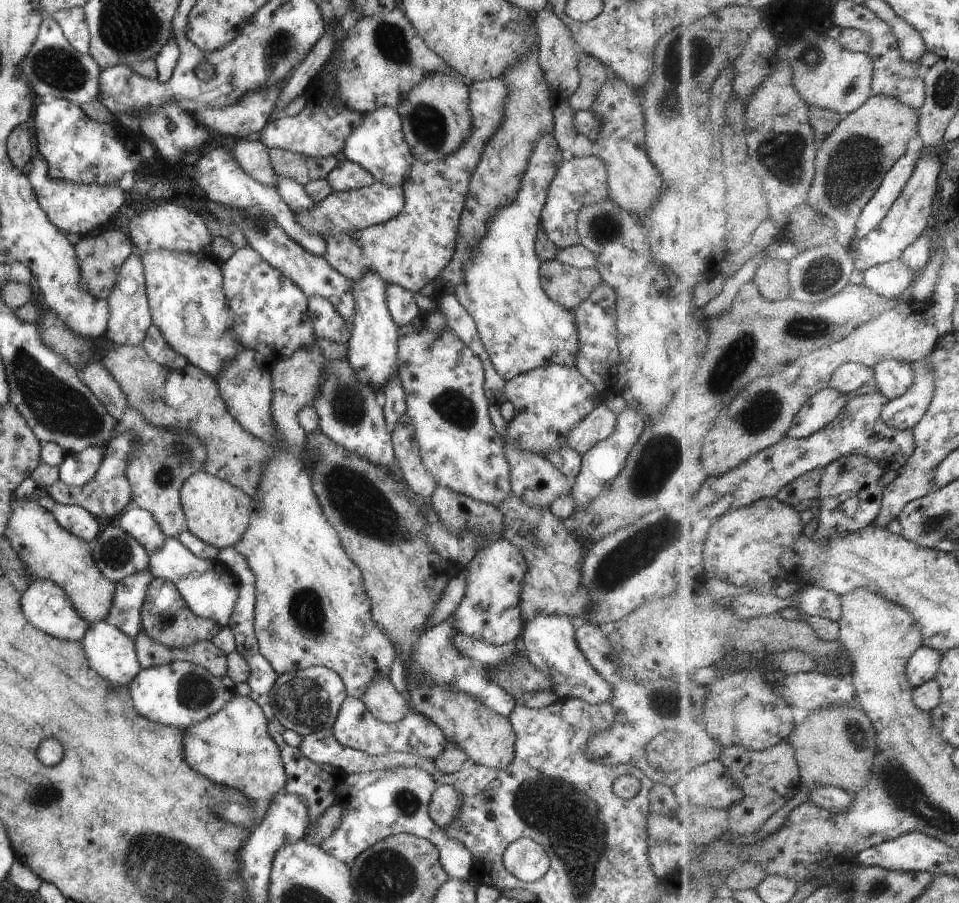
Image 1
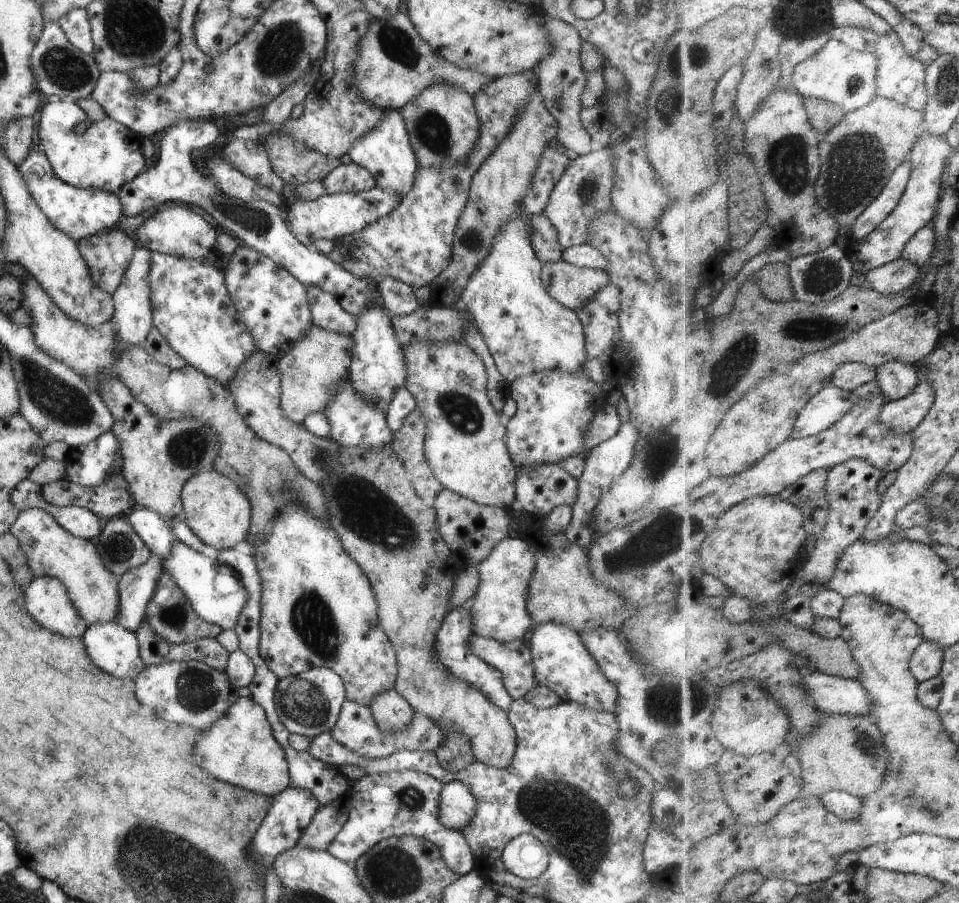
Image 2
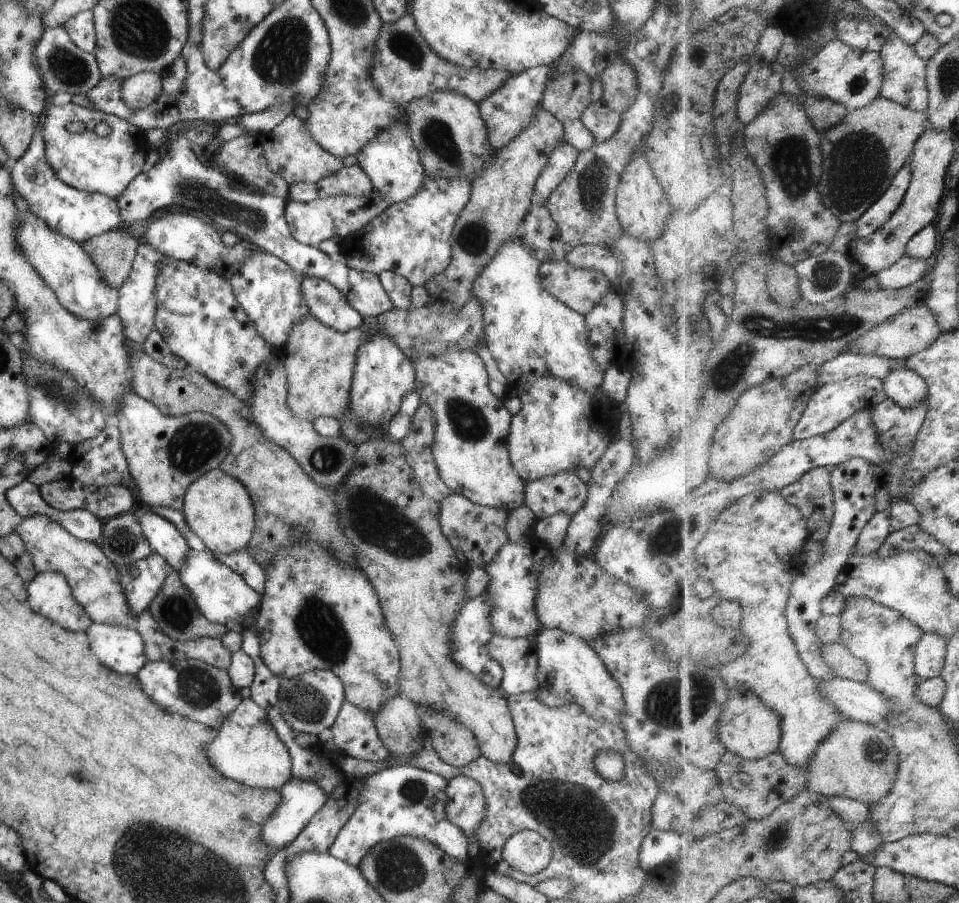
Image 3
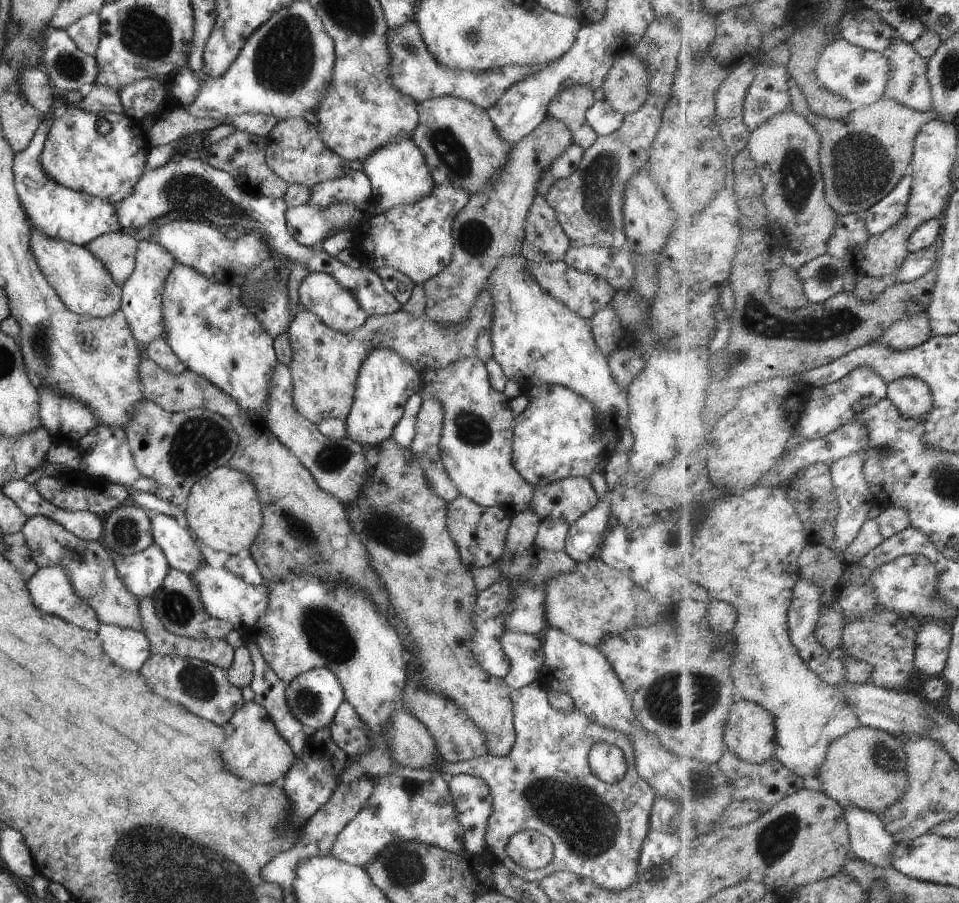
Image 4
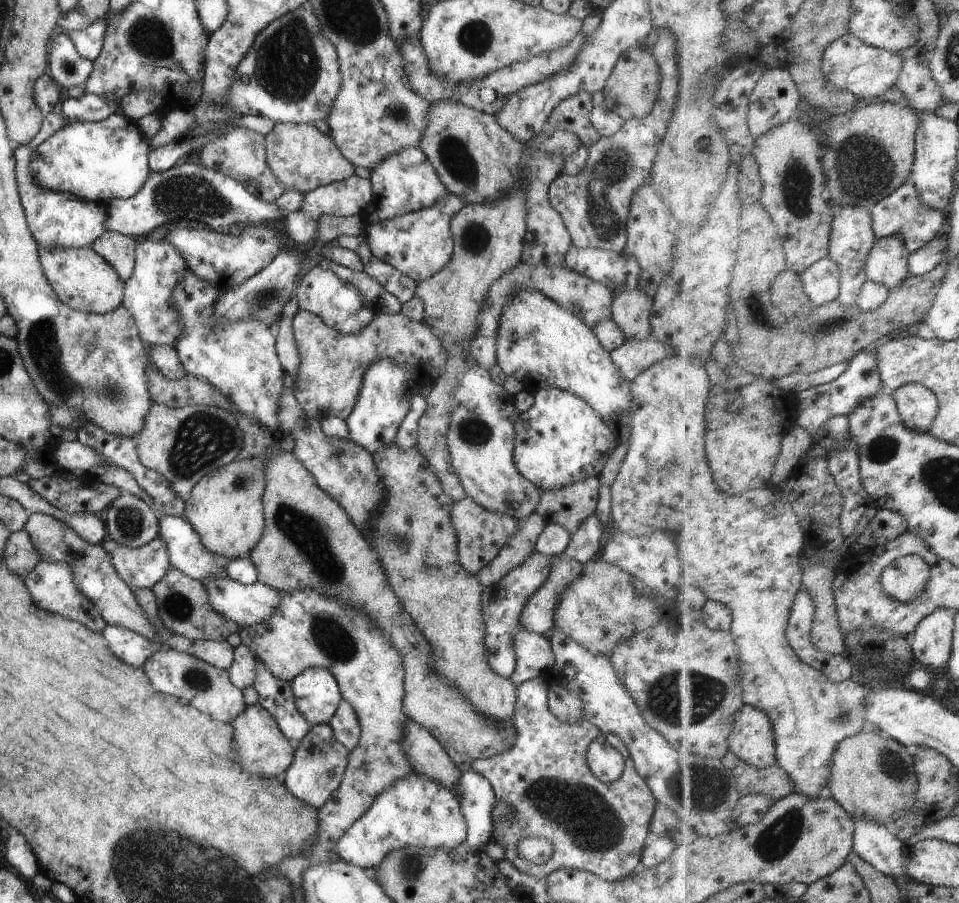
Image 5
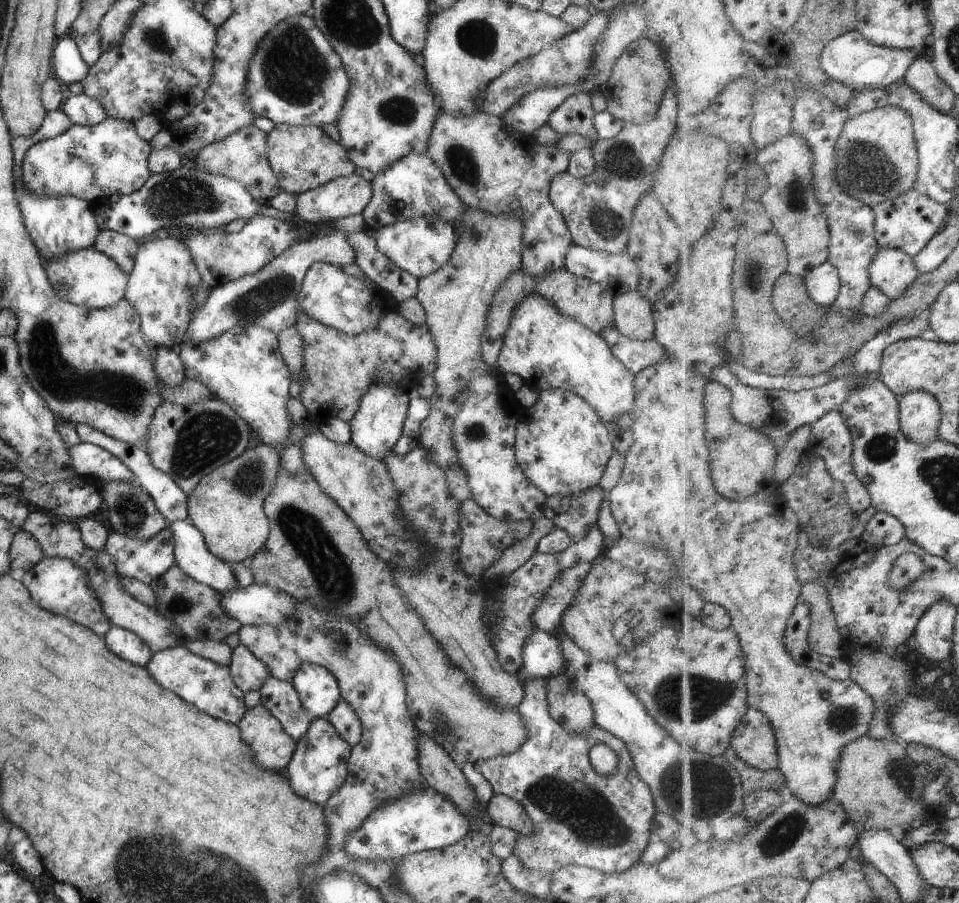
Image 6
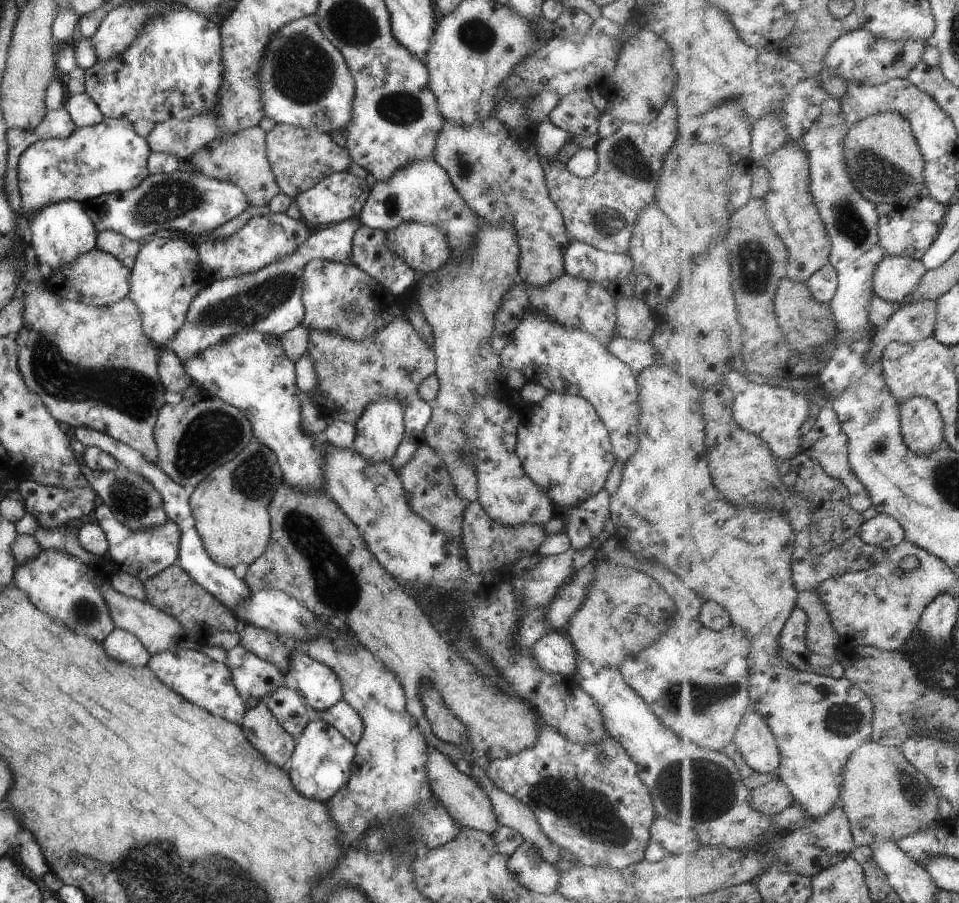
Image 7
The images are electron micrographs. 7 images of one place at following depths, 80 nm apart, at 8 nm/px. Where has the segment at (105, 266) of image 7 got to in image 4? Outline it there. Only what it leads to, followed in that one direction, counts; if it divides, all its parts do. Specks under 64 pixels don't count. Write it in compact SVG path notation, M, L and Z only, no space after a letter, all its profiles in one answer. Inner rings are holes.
M28 220L26 223L30 226L29 250L31 250L33 258L35 258L37 268L39 268L46 282L57 294L60 302L71 313L79 316L87 316L89 318L104 318L120 309L121 288L111 280L109 274L107 274L107 270L104 270L103 264L101 264L89 250L84 246L71 244L71 242L64 242L57 238L49 238L47 234L43 234L43 232L32 228Z

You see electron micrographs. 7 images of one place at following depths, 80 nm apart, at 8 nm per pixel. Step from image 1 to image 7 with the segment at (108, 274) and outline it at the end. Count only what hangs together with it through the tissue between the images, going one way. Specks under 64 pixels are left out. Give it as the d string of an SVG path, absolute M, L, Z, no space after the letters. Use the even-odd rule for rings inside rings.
M108 230L99 231L96 234L94 246L95 249L111 254L129 270L133 266L139 247L139 242L129 240L122 234Z

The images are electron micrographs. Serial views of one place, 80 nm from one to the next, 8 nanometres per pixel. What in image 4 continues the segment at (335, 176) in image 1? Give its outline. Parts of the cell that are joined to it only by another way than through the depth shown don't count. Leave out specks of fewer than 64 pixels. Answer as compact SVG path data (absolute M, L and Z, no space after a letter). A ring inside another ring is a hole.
M347 170L332 180L323 180L311 186L308 204L323 208L333 202L362 204L371 195L369 178L361 170Z

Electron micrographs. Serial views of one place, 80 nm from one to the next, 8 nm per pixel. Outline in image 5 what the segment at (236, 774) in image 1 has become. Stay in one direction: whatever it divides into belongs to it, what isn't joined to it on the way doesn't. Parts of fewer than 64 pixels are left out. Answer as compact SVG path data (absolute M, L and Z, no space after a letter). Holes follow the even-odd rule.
M259 704L244 705L243 710L229 723L237 746L239 764L251 774L263 778L281 774L291 764L294 748L279 730L276 720Z

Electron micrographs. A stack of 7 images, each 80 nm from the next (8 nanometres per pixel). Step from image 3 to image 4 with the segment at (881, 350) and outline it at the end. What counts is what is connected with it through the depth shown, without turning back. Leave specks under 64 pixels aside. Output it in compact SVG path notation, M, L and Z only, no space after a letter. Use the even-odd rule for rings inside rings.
M928 312L921 314L911 314L907 318L901 318L895 322L891 328L883 332L883 337L879 340L891 350L911 350L929 342L934 337L933 328Z

